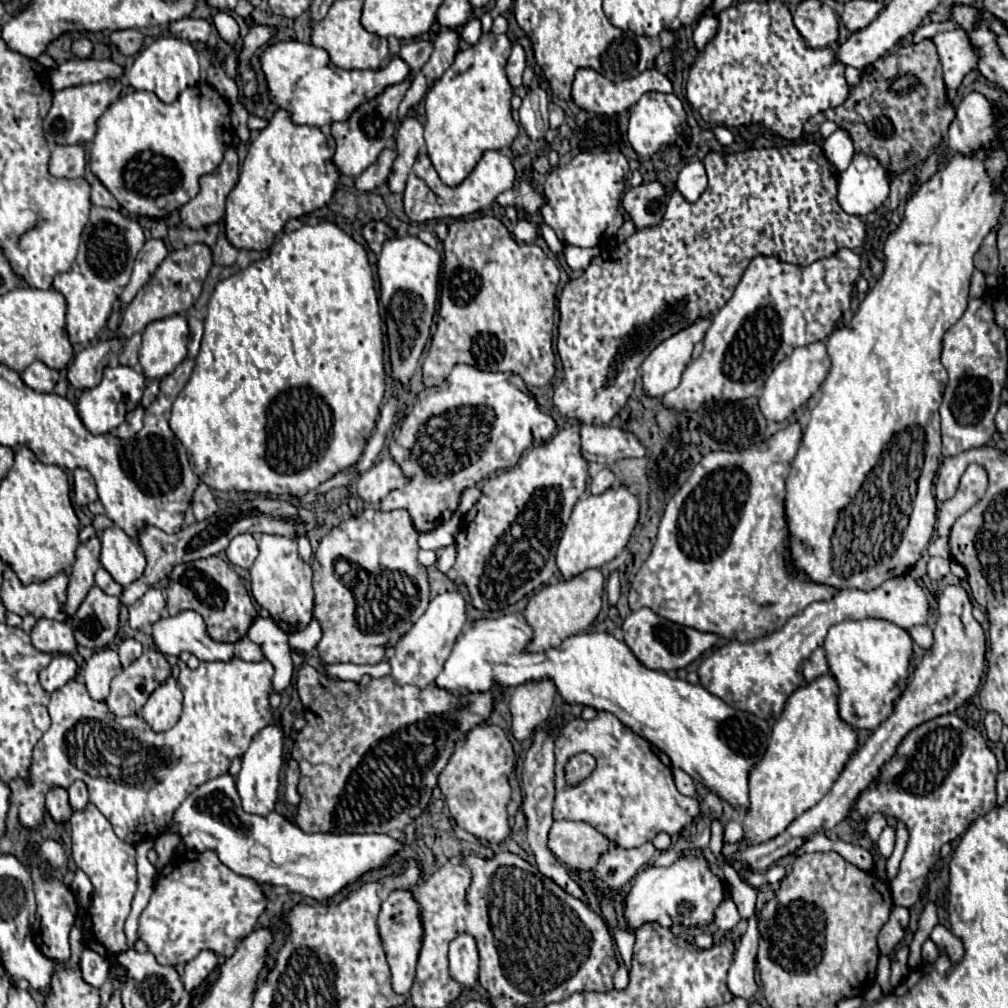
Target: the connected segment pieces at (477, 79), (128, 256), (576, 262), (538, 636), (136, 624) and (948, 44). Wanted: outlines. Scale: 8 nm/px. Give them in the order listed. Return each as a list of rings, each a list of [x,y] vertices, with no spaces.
[[[486,33],[476,45],[458,51],[450,69],[426,93],[426,153],[440,181],[448,187],[460,185],[476,167],[484,151],[500,151],[510,147],[516,139],[518,125],[510,109],[514,93],[506,77],[508,57],[508,37]]]
[[[92,207],[90,221],[82,231],[78,257],[72,269],[68,273],[56,275],[52,283],[52,287],[62,293],[68,303],[66,331],[72,345],[90,343],[106,327],[112,303],[120,297],[122,289],[130,281],[134,259],[144,241],[144,231],[136,221],[130,221],[114,209]]]
[[[566,245],[566,247],[564,247],[566,263],[568,263],[572,269],[578,269],[578,271],[584,271],[586,265],[590,265],[590,261],[592,261],[594,257],[598,257],[598,253],[602,253],[600,247],[594,247],[594,249],[582,249],[582,247],[572,247],[572,245]]]
[[[586,569],[578,577],[560,579],[558,583],[546,585],[542,591],[530,597],[524,609],[524,619],[534,631],[534,637],[530,645],[526,645],[526,649],[530,649],[530,653],[548,651],[550,647],[558,647],[566,637],[572,637],[590,627],[590,623],[600,613],[602,595],[604,595],[604,577],[600,575],[598,569]]]
[[[150,587],[144,593],[144,597],[140,597],[134,605],[130,605],[130,627],[144,629],[148,625],[154,625],[160,619],[164,607],[166,607],[166,599],[162,591]]]
[[[962,29],[938,33],[932,37],[932,41],[938,47],[948,99],[954,99],[962,77],[970,69],[976,69],[978,53],[974,53],[974,45],[970,45],[970,39],[966,33],[962,33]]]

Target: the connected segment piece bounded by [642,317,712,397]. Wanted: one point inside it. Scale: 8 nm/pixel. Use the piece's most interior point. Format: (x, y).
(661, 371)

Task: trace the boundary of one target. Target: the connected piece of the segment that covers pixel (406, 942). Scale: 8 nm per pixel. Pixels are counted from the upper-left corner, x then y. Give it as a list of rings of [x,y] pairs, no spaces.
[[[396,889],[388,895],[388,899],[382,903],[382,911],[378,917],[380,937],[384,943],[384,951],[388,957],[388,965],[392,971],[392,989],[398,995],[408,995],[414,975],[416,975],[416,959],[422,945],[422,921],[420,921],[420,907],[414,901],[410,891]]]

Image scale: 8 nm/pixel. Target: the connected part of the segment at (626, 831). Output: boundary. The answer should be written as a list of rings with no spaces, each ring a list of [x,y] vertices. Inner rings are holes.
[[[598,711],[598,715],[590,721],[574,719],[566,723],[560,733],[556,735],[556,801],[554,801],[554,819],[566,819],[566,821],[584,821],[590,823],[594,829],[598,829],[608,839],[616,841],[620,847],[632,849],[640,847],[646,841],[652,841],[656,833],[666,831],[672,837],[678,837],[682,829],[700,813],[698,801],[694,797],[682,795],[672,777],[670,759],[666,753],[650,745],[644,737],[636,735],[632,729],[628,729],[618,717],[614,717],[608,711]],[[578,753],[590,753],[596,759],[596,769],[590,773],[590,777],[582,779],[578,785],[568,785],[564,771],[566,761]]]

